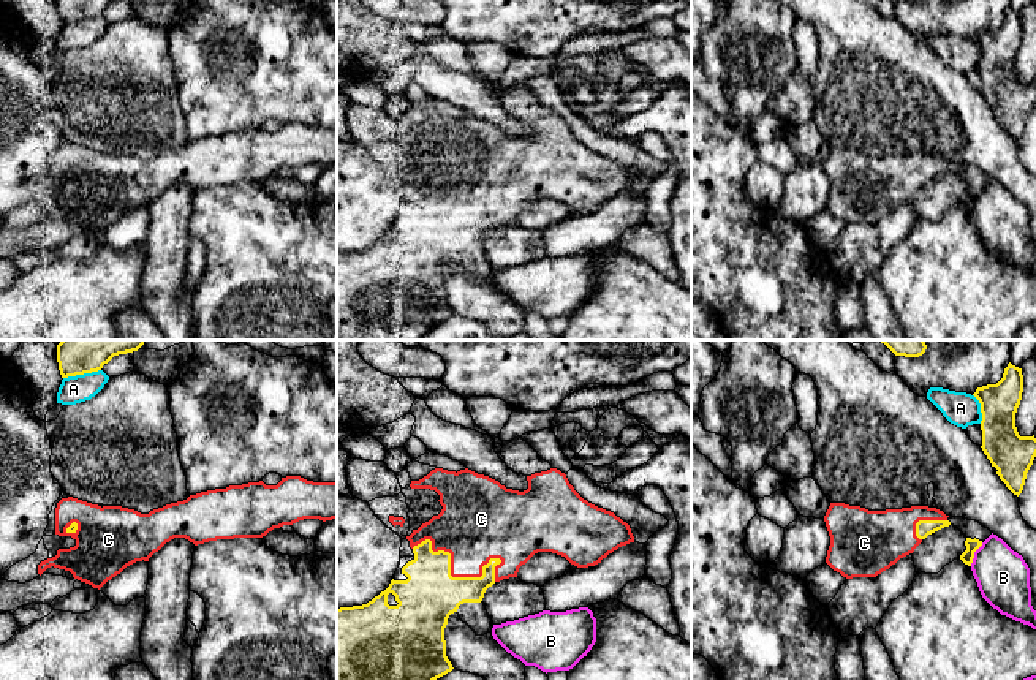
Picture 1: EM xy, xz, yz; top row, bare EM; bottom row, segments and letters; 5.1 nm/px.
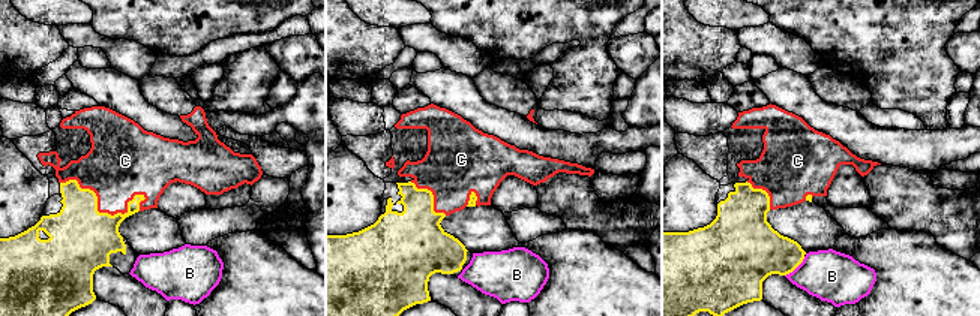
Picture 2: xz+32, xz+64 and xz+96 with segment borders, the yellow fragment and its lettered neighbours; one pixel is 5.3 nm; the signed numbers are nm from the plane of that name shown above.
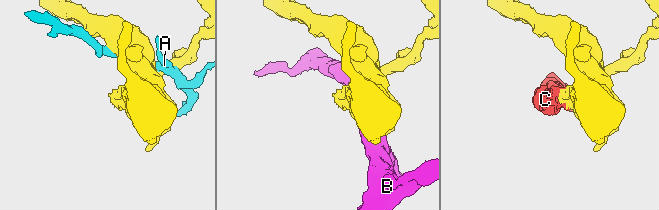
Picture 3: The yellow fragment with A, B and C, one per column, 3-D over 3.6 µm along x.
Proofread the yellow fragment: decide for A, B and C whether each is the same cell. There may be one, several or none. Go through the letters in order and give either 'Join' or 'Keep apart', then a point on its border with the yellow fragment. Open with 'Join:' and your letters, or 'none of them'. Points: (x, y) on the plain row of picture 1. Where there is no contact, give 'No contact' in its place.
Join: C
A: Keep apart. Touches yellow at xy (81, 19)
B: Keep apart. Touches yellow at yz (973, 200)
C: Join. Touches yellow at xz (449, 217)

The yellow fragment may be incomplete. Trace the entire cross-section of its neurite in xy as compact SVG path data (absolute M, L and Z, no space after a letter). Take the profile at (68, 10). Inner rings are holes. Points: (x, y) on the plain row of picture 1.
M57 0L62 24L98 17L119 0Z

